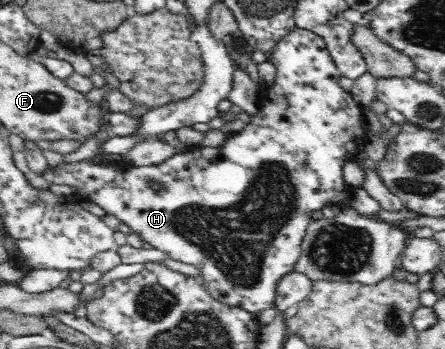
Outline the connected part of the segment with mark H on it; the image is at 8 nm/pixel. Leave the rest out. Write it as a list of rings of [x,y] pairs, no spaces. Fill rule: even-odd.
[[[294,25],[276,43],[270,62],[275,66],[276,76],[273,78],[272,83],[260,87],[257,99],[258,111],[251,117],[250,122],[244,126],[242,132],[236,132],[236,134],[226,137],[226,142],[220,148],[209,148],[208,146],[188,147],[184,153],[177,153],[161,164],[132,166],[129,170],[126,169],[126,166],[124,168],[120,168],[120,166],[105,166],[92,160],[72,164],[63,162],[60,167],[48,168],[44,172],[46,183],[80,188],[83,197],[104,208],[108,214],[116,216],[132,230],[131,232],[139,234],[144,242],[148,242],[157,250],[165,252],[172,260],[198,266],[200,271],[202,271],[199,280],[212,297],[227,302],[232,306],[244,307],[244,310],[248,310],[248,312],[253,314],[259,310],[274,306],[280,278],[286,276],[289,272],[295,271],[302,257],[304,236],[306,236],[308,226],[314,220],[312,214],[320,209],[325,211],[326,204],[339,206],[342,202],[351,199],[354,188],[346,184],[342,170],[344,170],[346,162],[358,157],[370,143],[372,134],[365,128],[367,121],[364,117],[364,110],[366,108],[356,102],[352,95],[346,93],[338,83],[338,78],[341,76],[340,69],[336,66],[324,39],[319,34],[316,34],[315,31]]]

